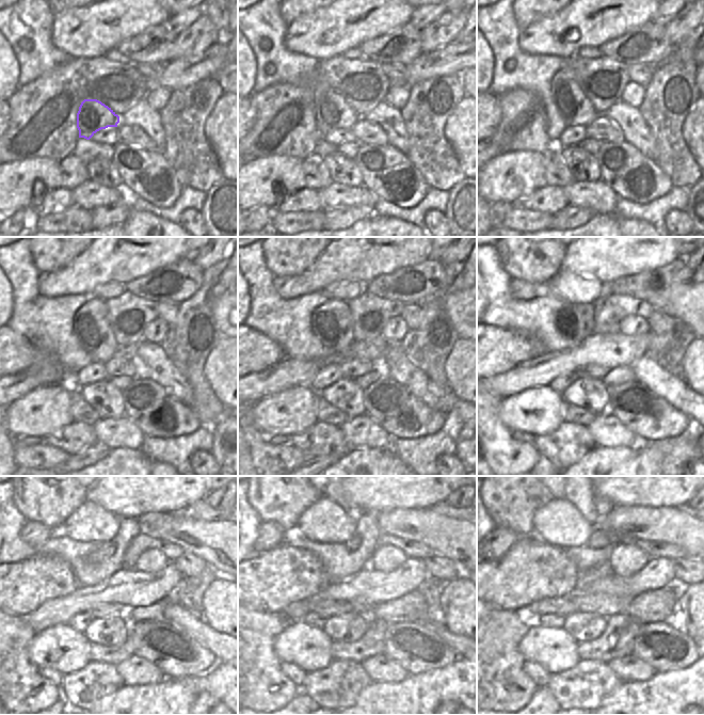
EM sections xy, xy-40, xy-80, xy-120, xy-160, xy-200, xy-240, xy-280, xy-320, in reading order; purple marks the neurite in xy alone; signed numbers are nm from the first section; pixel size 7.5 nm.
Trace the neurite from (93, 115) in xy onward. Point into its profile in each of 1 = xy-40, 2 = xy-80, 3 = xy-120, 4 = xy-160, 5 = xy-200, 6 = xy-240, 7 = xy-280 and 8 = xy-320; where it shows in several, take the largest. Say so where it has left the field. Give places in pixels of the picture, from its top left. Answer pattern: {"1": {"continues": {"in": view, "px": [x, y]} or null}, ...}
{"1": {"continues": {"in": "xy-40", "px": [332, 112]}}, "2": {"continues": {"in": "xy-80", "px": [565, 105]}}, "3": {"continues": {"in": "xy-120", "px": [91, 339]}}, "4": {"continues": {"in": "xy-160", "px": [330, 335]}}, "5": {"continues": {"in": "xy-200", "px": [575, 323]}}, "6": {"continues": {"in": "xy-240", "px": [104, 558]}}, "7": {"continues": {"in": "xy-280", "px": [342, 560]}}, "8": {"continues": {"in": "xy-320", "px": [597, 550]}}}

